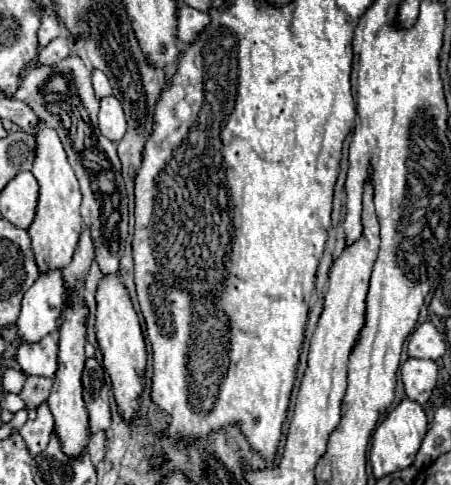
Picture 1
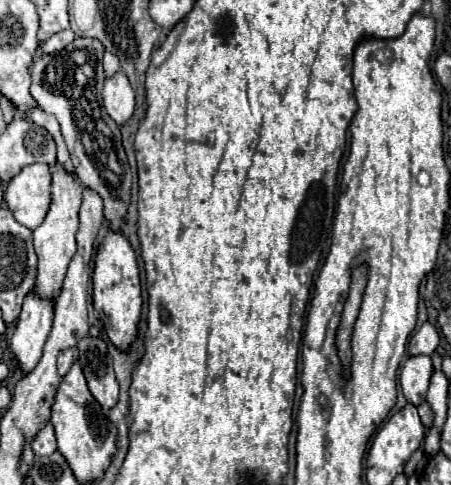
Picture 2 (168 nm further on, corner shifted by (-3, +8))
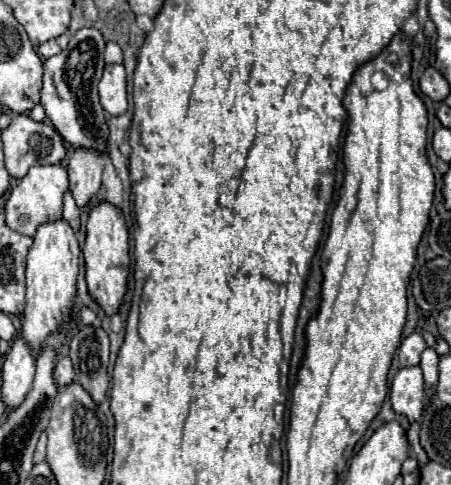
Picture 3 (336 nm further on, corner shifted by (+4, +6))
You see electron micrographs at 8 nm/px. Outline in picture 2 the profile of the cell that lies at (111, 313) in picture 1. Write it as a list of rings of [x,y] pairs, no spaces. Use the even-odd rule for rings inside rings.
[[[109,232],[99,244],[99,252],[95,258],[95,270],[93,270],[93,302],[95,302],[95,310],[99,312],[99,320],[103,322],[103,328],[111,344],[127,352],[137,338],[143,298],[141,298],[137,258],[123,234]]]

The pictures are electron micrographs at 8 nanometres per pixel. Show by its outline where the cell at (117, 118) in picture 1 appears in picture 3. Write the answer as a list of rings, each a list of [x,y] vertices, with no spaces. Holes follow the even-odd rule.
[[[108,64],[104,68],[104,76],[98,84],[100,104],[112,116],[120,116],[128,108],[128,94],[126,94],[126,72],[122,64]]]

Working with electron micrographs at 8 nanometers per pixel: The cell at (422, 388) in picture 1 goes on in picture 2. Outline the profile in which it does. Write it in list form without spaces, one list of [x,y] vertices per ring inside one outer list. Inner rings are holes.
[[[411,356],[405,362],[399,374],[399,382],[405,398],[411,404],[419,406],[425,400],[431,374],[433,374],[433,360],[429,356]]]

